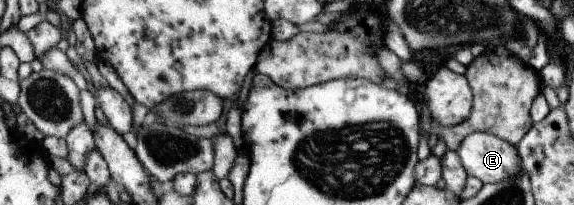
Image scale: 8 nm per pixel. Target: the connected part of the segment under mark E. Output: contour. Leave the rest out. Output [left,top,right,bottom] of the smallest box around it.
[456,133,522,185]

